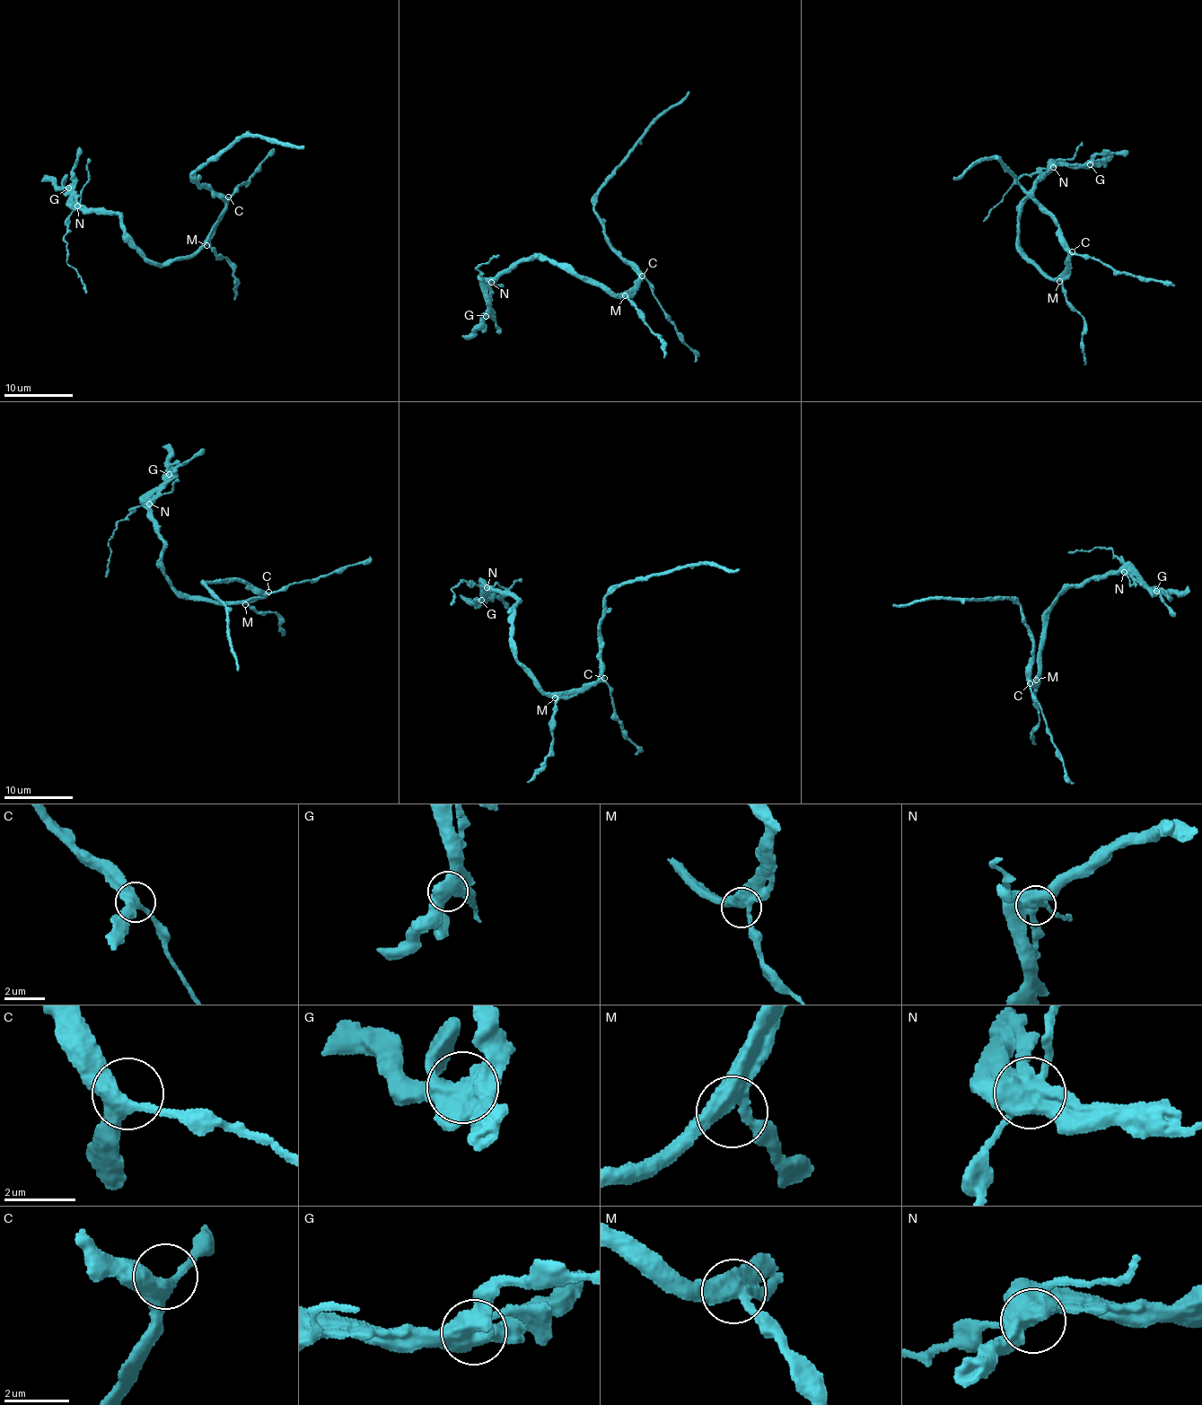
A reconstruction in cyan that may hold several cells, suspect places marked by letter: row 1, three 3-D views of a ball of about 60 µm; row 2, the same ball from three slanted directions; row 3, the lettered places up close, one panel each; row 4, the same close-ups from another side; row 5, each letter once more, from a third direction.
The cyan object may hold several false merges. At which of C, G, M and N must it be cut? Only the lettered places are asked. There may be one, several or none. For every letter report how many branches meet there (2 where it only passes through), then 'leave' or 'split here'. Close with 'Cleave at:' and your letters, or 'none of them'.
C: branches 3; leave
G: branches 4; leave
M: branches 3; leave
N: branches 4; split here
Cleave at: N

